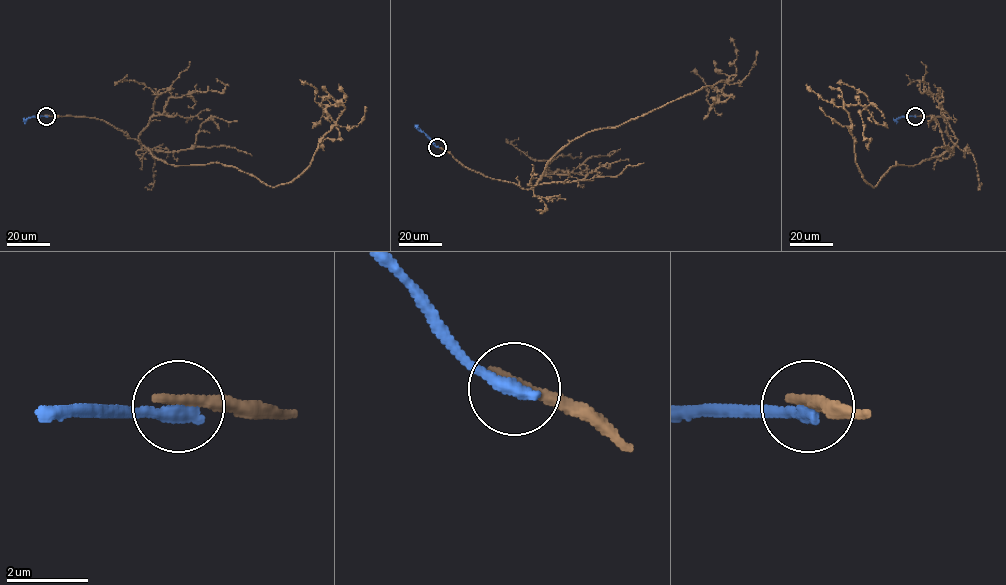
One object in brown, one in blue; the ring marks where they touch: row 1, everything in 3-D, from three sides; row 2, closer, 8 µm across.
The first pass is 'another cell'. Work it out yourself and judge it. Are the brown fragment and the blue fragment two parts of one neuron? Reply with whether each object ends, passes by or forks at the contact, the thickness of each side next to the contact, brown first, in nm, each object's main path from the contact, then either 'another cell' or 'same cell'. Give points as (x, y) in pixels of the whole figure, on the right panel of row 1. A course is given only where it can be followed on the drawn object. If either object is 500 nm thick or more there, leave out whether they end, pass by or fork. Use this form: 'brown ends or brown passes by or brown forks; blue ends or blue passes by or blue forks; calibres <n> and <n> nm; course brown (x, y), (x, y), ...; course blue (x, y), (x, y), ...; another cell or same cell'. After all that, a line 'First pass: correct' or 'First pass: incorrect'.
brown ends; blue ends; calibres 320 and 400 nm; course brown (915, 116), (946, 119), (958, 141), (896, 162), (872, 186), (844, 105), (865, 108), (868, 150); course blue (915, 116), (893, 118); another cell
First pass: correct

